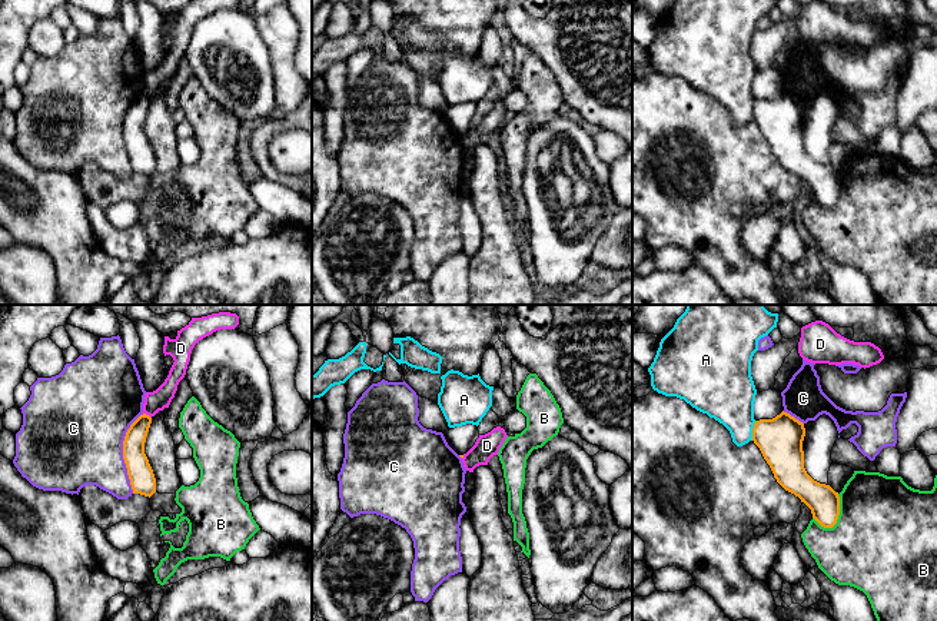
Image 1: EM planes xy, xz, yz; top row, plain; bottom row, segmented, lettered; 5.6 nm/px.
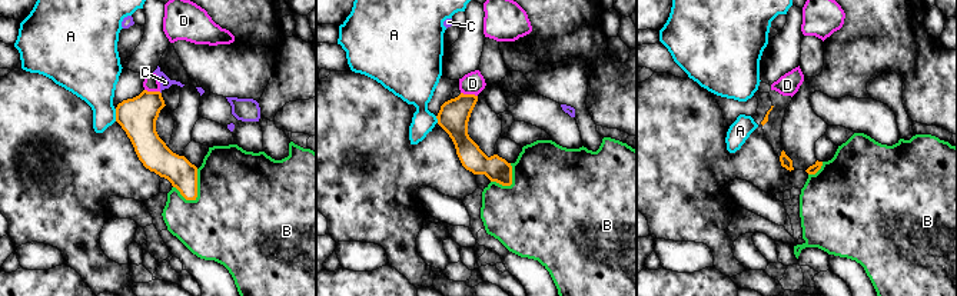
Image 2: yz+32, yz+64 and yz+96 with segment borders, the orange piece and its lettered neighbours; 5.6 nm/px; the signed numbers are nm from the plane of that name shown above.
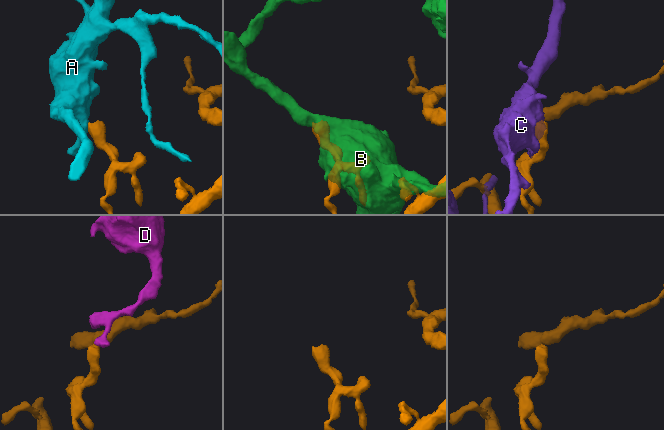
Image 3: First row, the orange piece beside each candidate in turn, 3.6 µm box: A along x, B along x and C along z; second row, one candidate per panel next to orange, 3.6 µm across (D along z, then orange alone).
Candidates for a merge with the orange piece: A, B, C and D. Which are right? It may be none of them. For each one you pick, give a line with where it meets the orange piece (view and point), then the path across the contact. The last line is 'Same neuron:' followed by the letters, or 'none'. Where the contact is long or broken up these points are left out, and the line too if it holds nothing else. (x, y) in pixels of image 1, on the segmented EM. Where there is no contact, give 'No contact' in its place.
Same neuron: none

